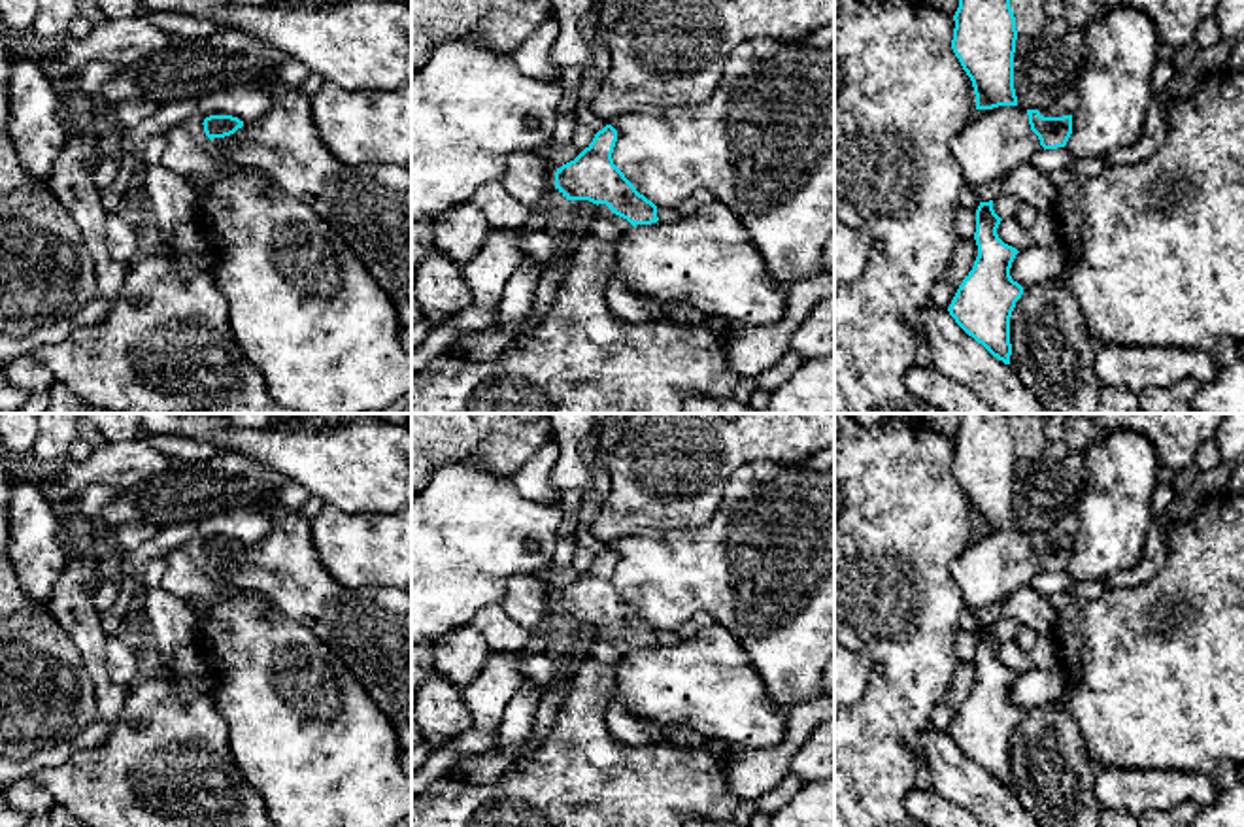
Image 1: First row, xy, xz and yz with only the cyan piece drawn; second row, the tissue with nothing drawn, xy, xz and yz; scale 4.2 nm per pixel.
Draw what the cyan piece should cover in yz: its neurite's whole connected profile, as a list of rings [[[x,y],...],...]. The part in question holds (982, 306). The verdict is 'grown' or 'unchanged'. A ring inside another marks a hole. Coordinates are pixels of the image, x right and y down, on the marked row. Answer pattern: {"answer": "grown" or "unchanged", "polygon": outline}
{"answer": "unchanged", "polygon": [[[993,200],[980,202],[974,232],[978,257],[948,312],[968,336],[993,357],[1010,364],[1010,317],[1023,287],[1010,276],[1019,251],[999,238],[1000,221],[993,210]]]}

